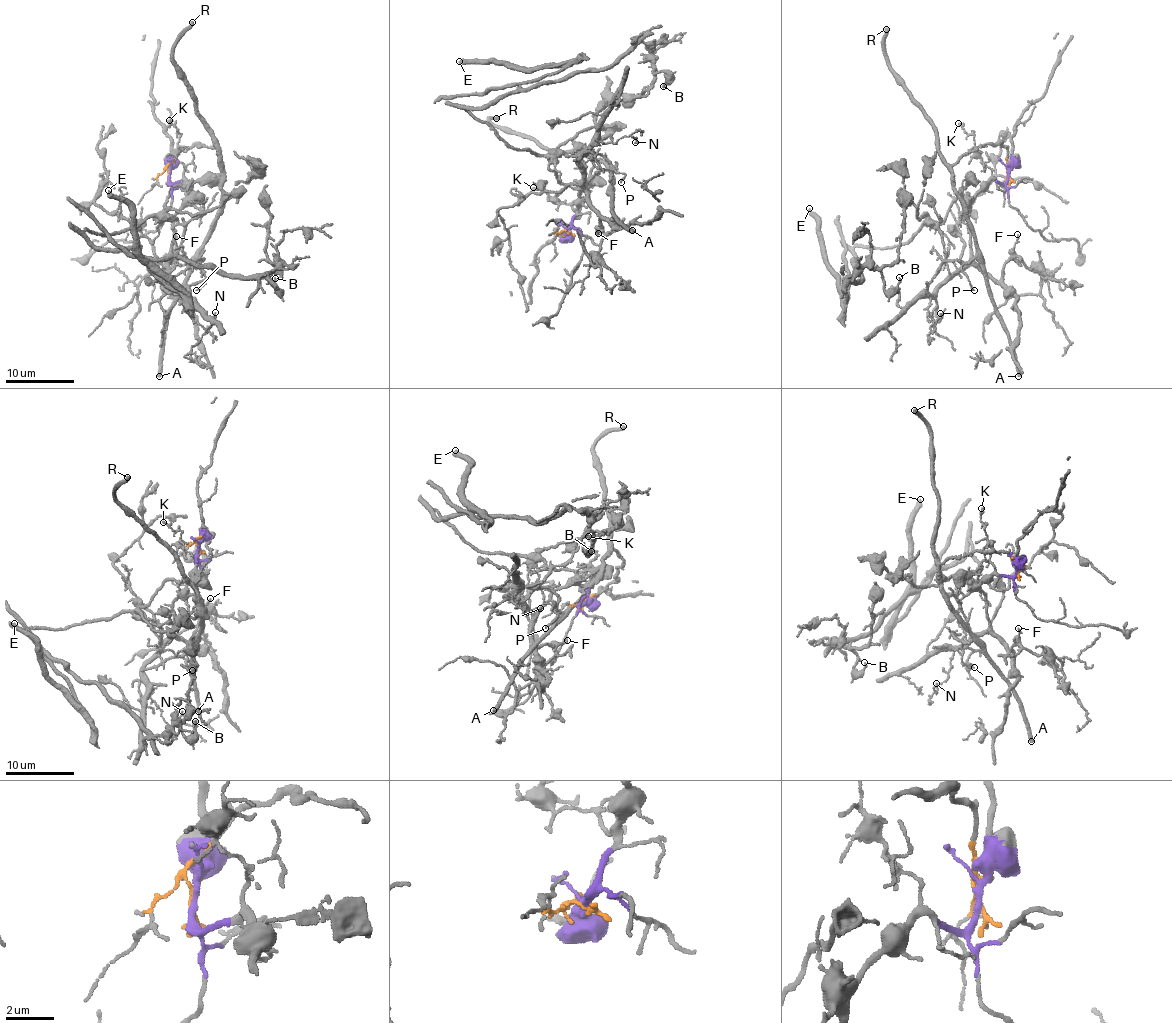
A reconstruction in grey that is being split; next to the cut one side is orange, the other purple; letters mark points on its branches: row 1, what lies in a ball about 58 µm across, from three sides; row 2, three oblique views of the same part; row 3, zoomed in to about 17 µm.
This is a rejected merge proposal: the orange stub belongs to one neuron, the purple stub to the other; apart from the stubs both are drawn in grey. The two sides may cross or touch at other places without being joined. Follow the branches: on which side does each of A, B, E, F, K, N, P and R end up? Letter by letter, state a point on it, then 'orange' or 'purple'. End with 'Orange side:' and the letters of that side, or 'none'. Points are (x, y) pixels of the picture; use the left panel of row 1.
A: (159, 376) | orange
B: (275, 278) | purple
E: (108, 190) | purple
F: (176, 236) | purple
K: (169, 120) | purple
N: (215, 312) | purple
P: (196, 290) | orange
R: (192, 22) | orange
Orange side: A, P, R

